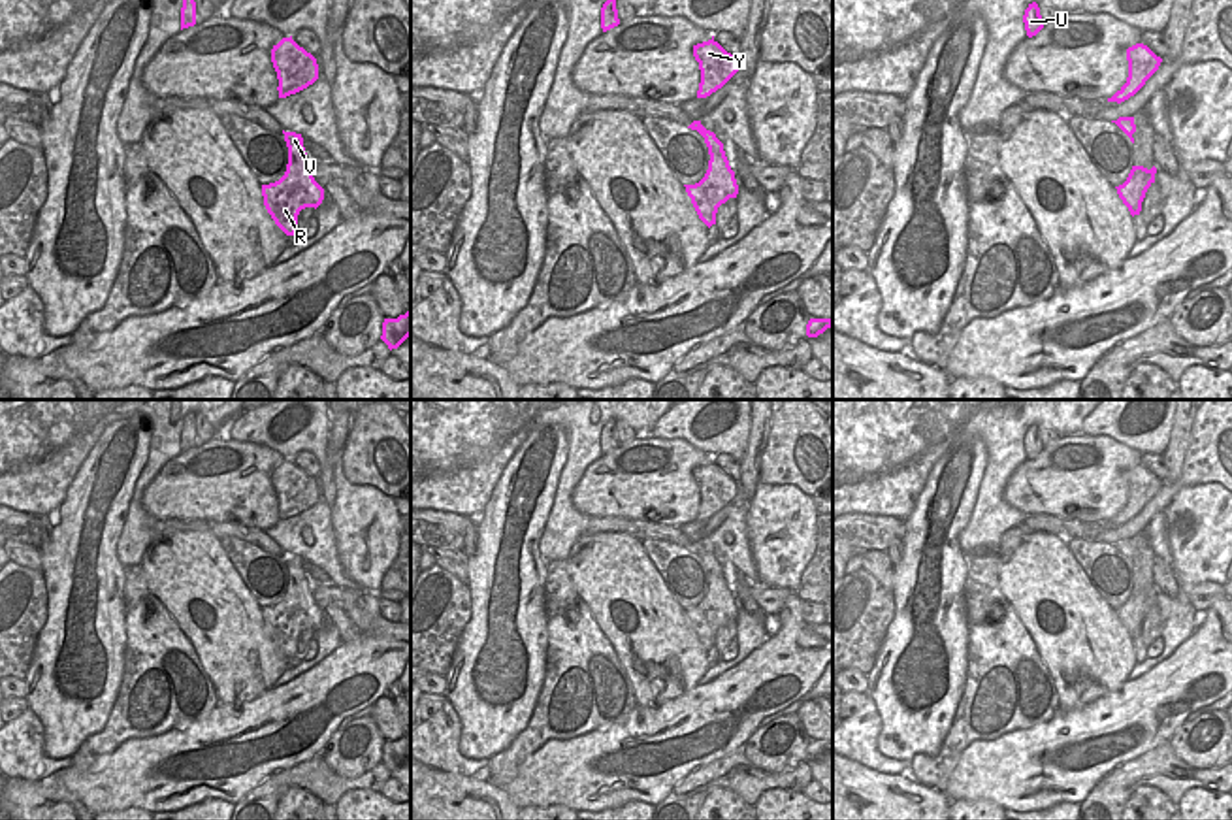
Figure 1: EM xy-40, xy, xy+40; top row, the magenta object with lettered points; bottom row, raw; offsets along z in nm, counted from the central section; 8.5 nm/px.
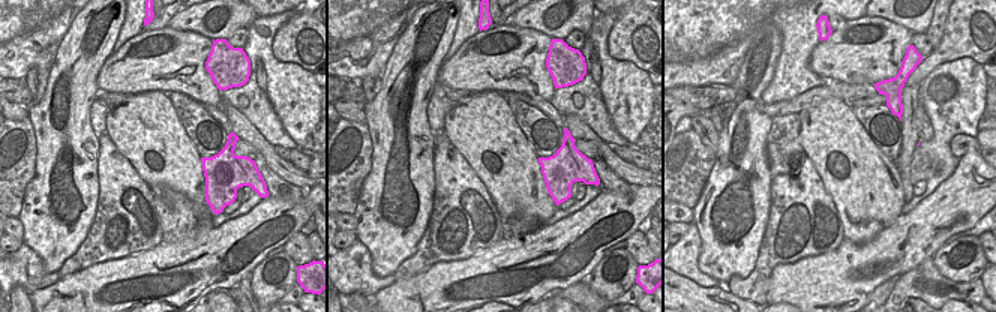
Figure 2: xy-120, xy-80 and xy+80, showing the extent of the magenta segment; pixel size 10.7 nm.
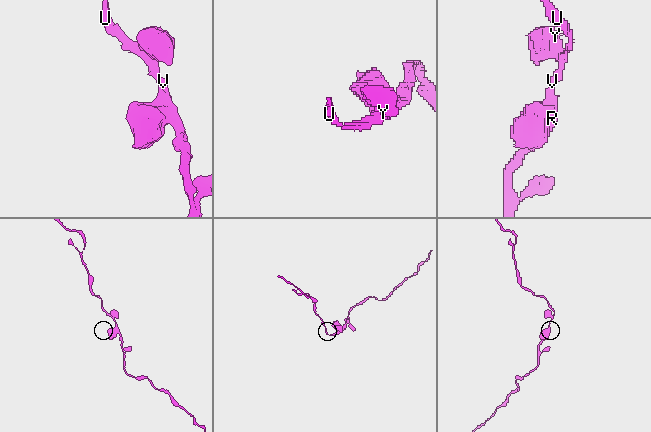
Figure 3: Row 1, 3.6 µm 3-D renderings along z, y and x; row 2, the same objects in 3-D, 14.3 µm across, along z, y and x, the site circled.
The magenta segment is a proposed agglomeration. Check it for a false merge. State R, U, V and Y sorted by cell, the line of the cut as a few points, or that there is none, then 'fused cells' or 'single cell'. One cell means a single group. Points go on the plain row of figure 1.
groups R U V Y; cut none; single cell

